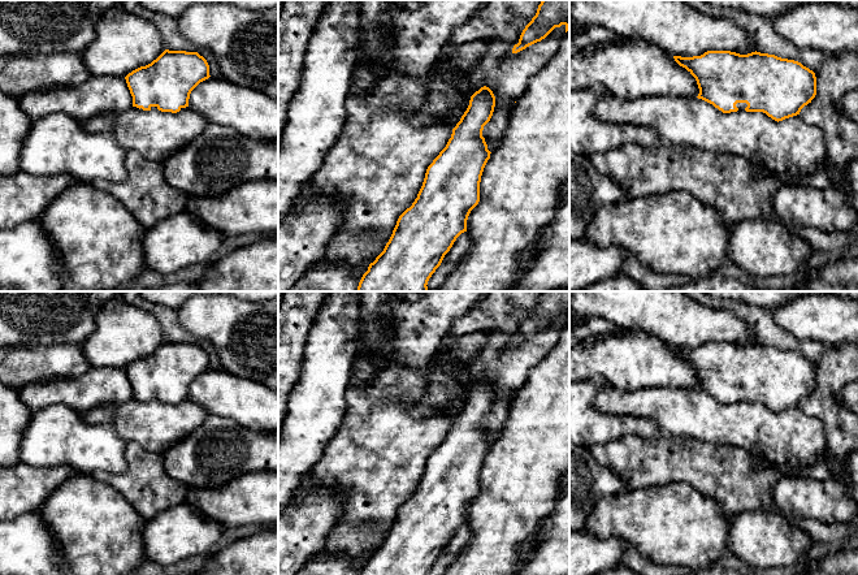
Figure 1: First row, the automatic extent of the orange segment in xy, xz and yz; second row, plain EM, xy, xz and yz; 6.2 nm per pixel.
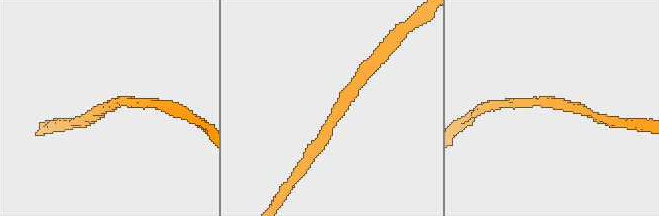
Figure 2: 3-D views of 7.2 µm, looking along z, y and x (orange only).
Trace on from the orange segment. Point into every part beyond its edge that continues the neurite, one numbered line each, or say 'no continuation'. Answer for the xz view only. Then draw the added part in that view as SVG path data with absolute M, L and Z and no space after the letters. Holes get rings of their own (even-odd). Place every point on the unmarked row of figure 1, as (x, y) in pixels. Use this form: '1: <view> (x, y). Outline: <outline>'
no continuation

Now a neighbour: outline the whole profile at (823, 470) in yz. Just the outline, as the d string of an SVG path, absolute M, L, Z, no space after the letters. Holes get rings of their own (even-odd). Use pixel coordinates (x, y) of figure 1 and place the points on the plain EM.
M753 455L753 457L759 467L775 467L781 474L781 476L800 475L816 480L837 479L837 474L832 468L828 455L814 466L800 467L800 468L772 464L759 455Z

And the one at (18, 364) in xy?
M81 345L0 347L0 381L21 389L51 379L77 379L91 368Z

